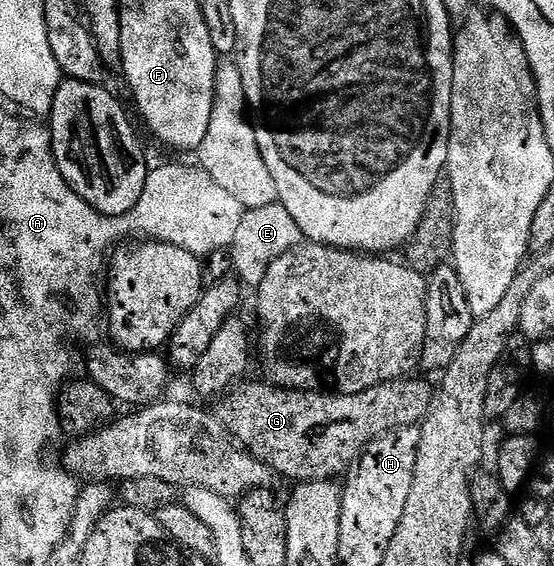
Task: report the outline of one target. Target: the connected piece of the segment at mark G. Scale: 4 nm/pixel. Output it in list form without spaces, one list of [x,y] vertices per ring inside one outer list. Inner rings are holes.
[[[417,376],[384,382],[375,388],[367,388],[354,394],[286,390],[262,382],[249,382],[246,386],[241,384],[229,390],[220,399],[219,417],[228,426],[237,445],[259,459],[264,466],[268,466],[274,475],[282,474],[283,477],[290,478],[293,484],[340,479],[375,439],[382,438],[387,432],[421,423],[435,397],[434,387],[420,382]]]

